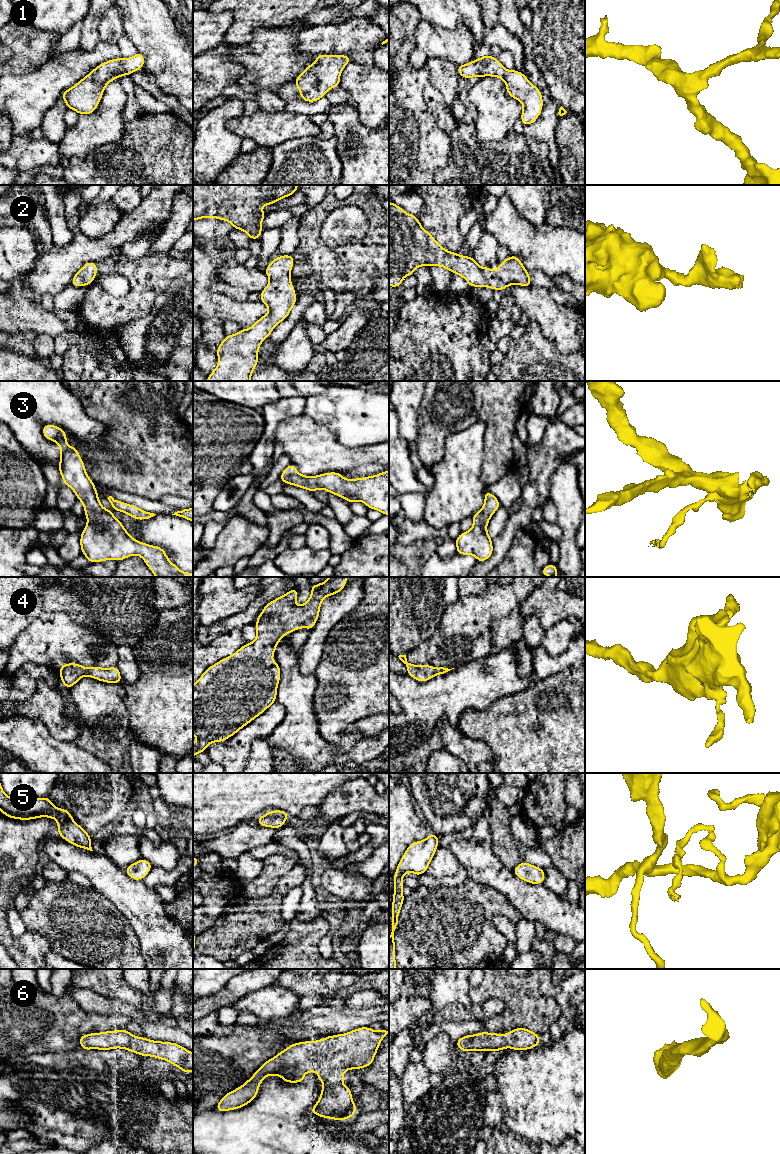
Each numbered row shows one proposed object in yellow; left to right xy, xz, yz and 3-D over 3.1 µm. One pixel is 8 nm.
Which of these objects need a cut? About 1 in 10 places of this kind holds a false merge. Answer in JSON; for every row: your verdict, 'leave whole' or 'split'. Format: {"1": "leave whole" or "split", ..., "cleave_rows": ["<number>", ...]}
{"1": "leave whole", "2": "leave whole", "3": "leave whole", "4": "leave whole", "5": "leave whole", "6": "leave whole", "cleave_rows": []}

